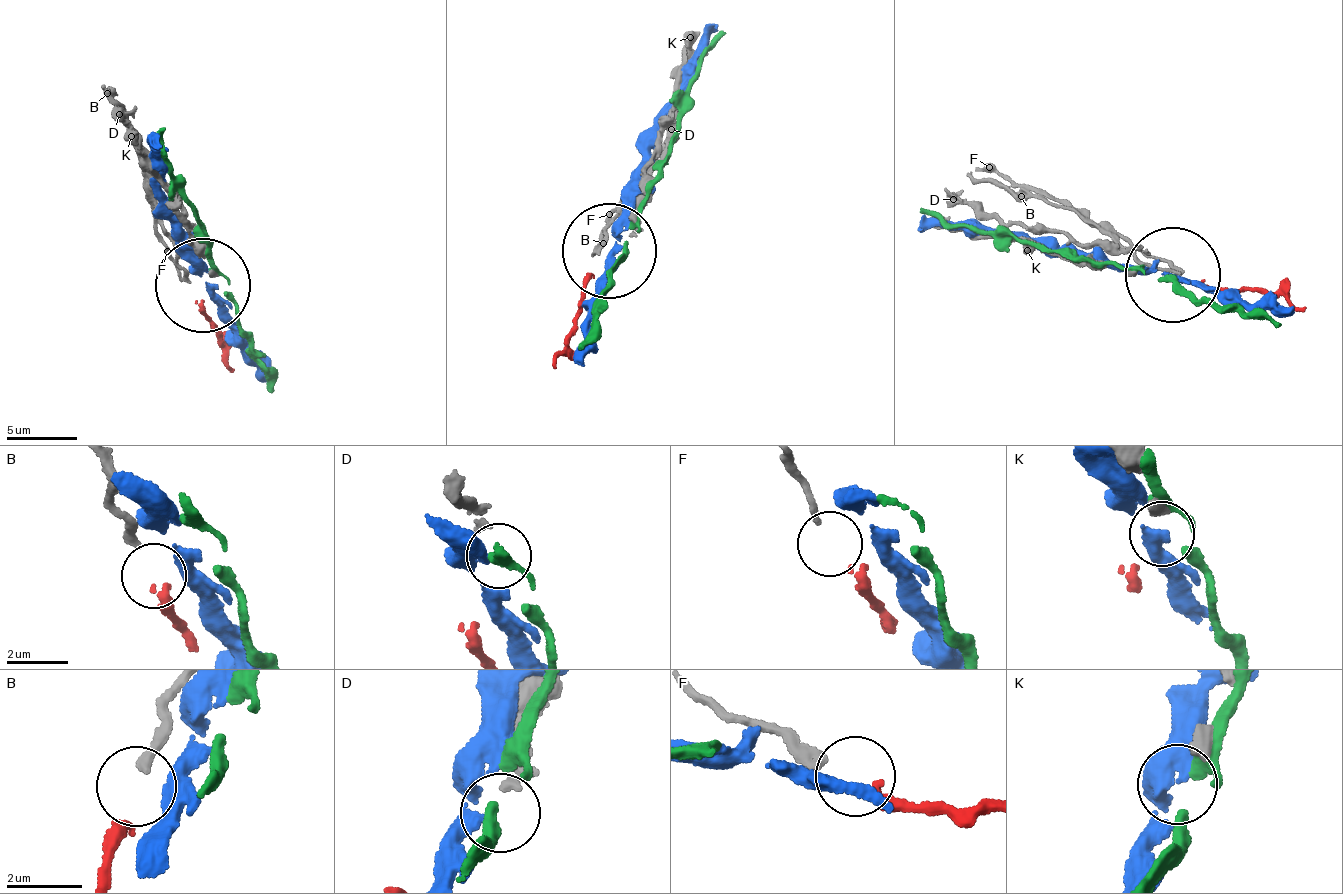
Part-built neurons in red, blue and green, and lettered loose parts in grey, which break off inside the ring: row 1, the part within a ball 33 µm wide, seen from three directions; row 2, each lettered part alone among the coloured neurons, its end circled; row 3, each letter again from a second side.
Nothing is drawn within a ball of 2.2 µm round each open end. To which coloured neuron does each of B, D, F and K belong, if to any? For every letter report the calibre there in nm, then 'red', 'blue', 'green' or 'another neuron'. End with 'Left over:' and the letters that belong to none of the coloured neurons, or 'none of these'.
B: 280 nm | red
D: 200 nm | another neuron
F: 240 nm | another neuron
K: 320 nm | another neuron
Left over: D, F, K

